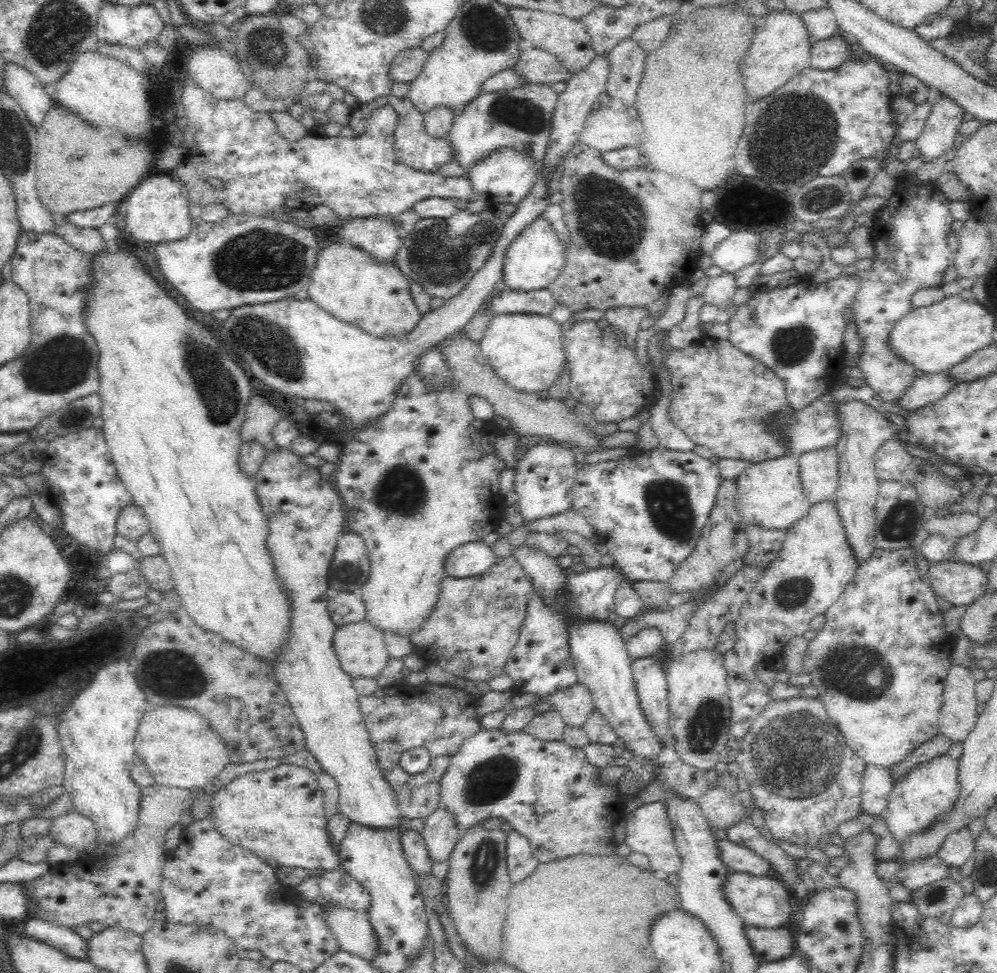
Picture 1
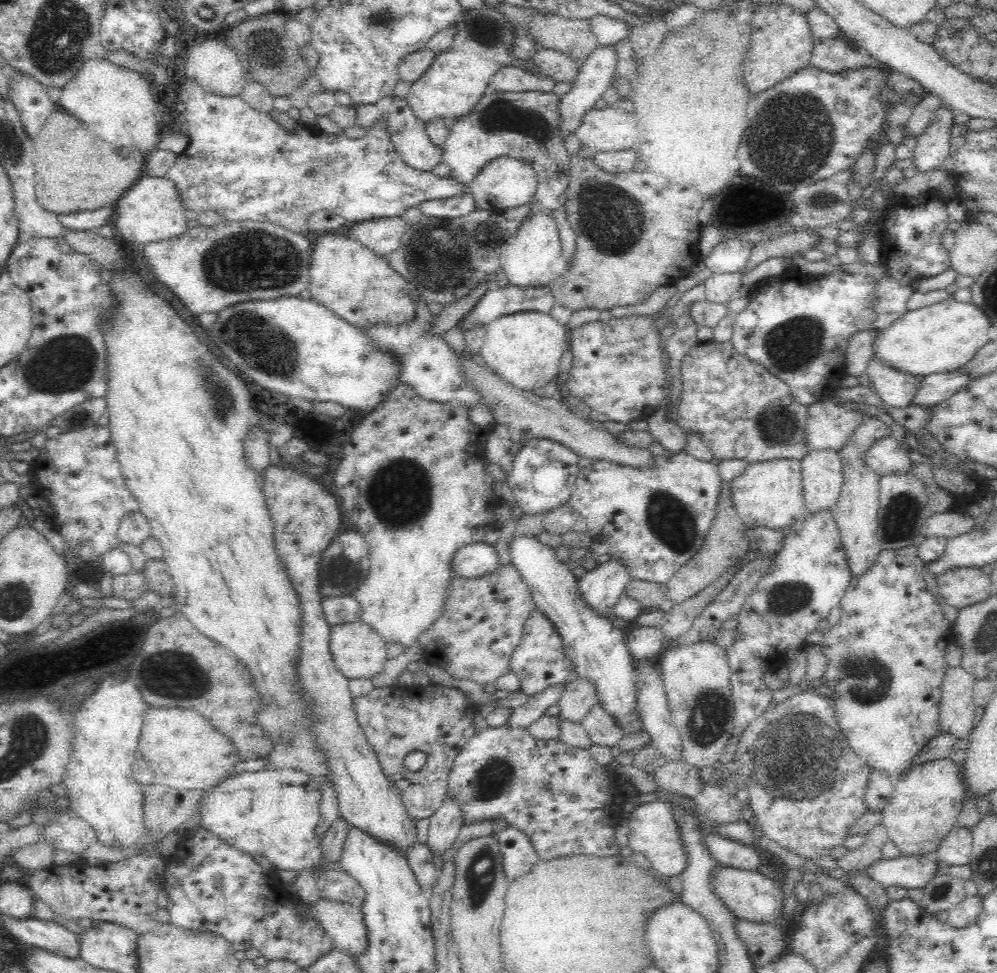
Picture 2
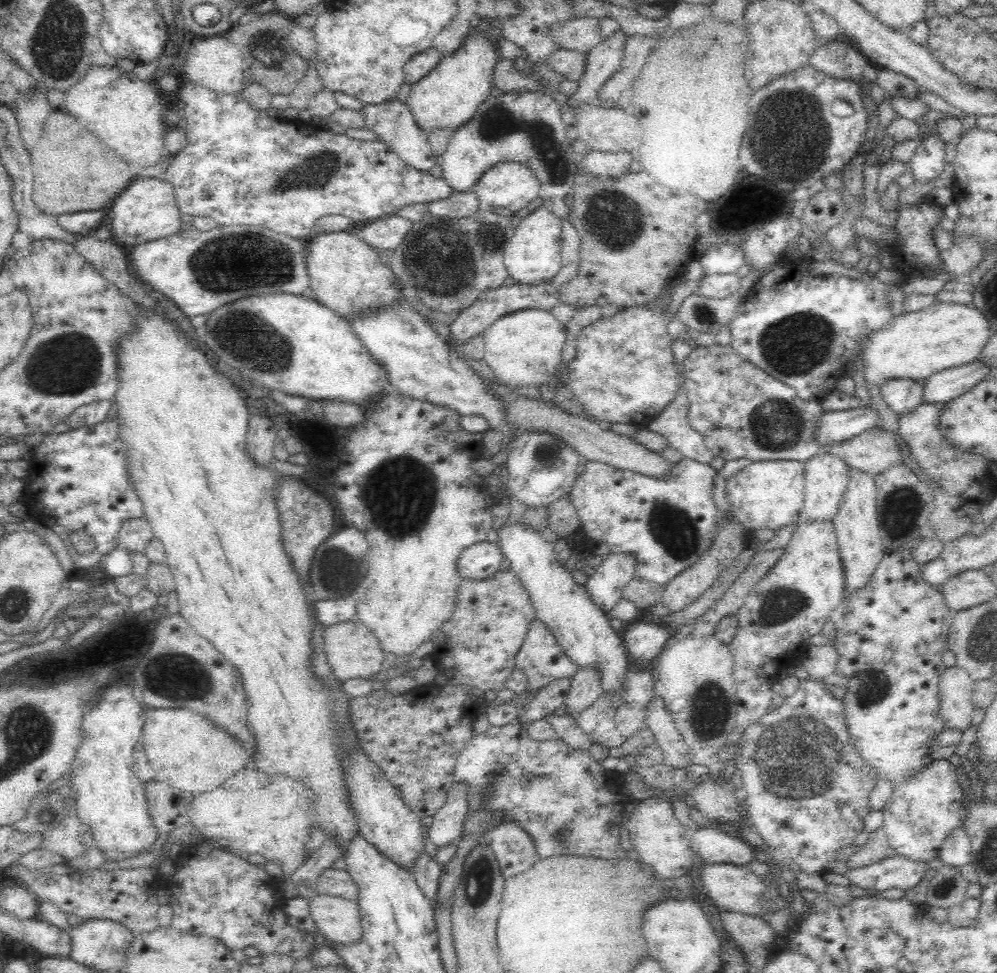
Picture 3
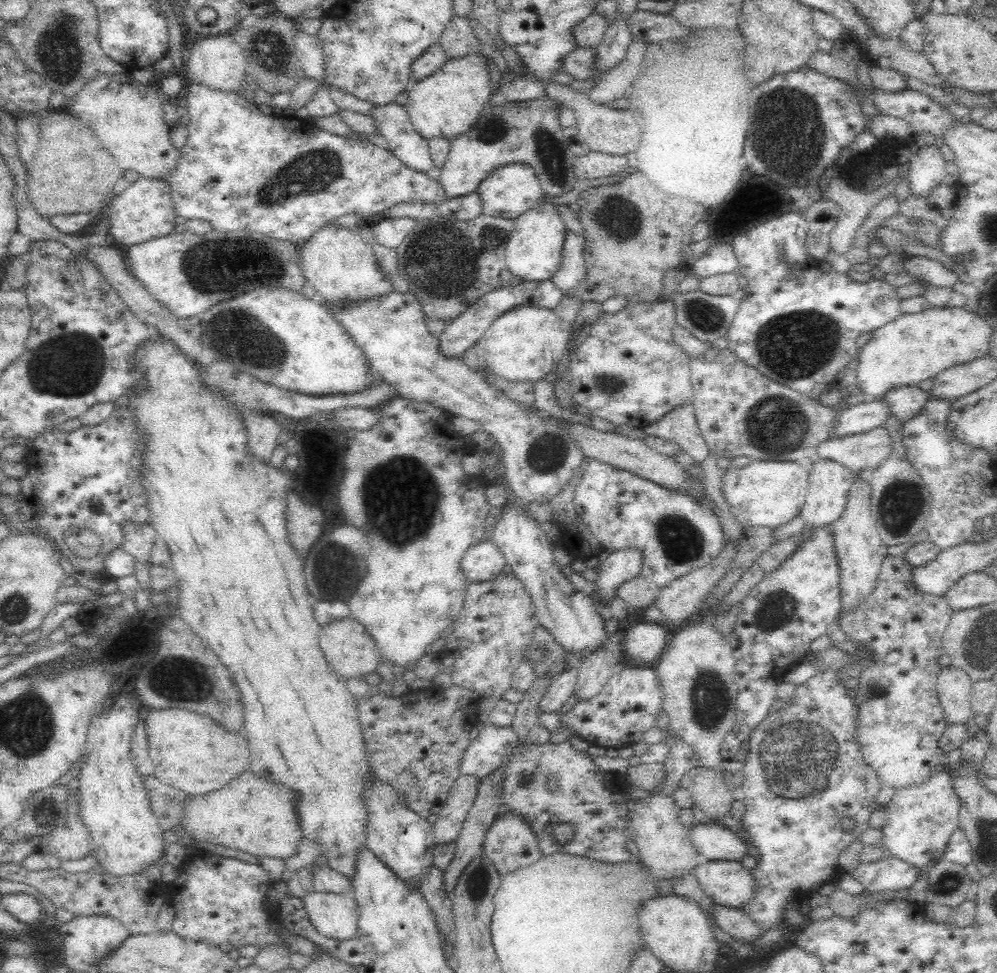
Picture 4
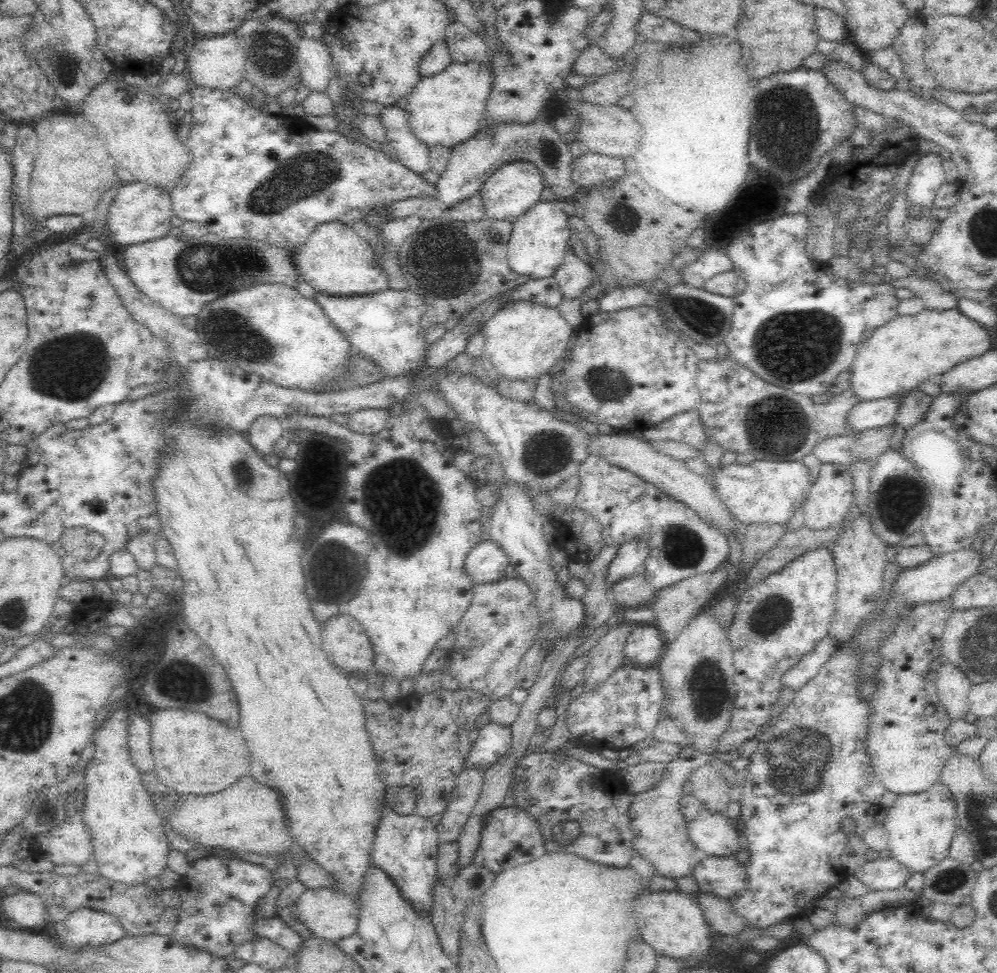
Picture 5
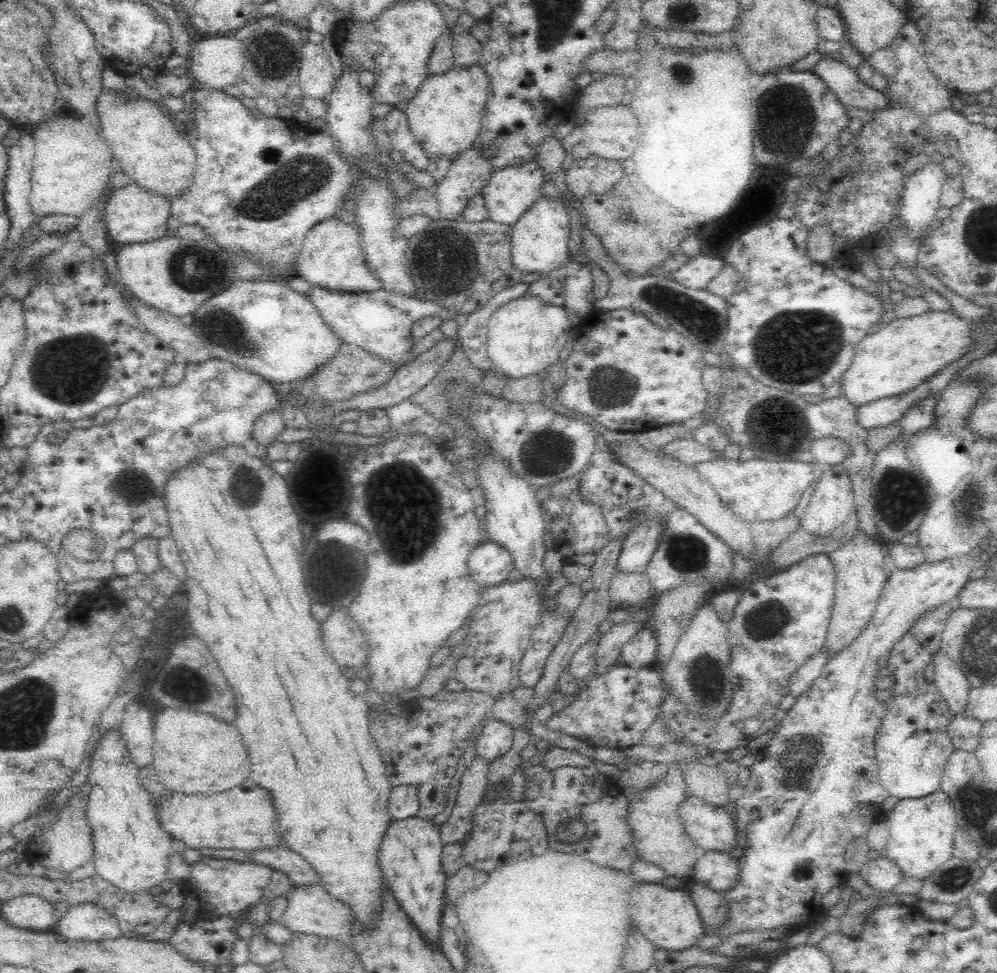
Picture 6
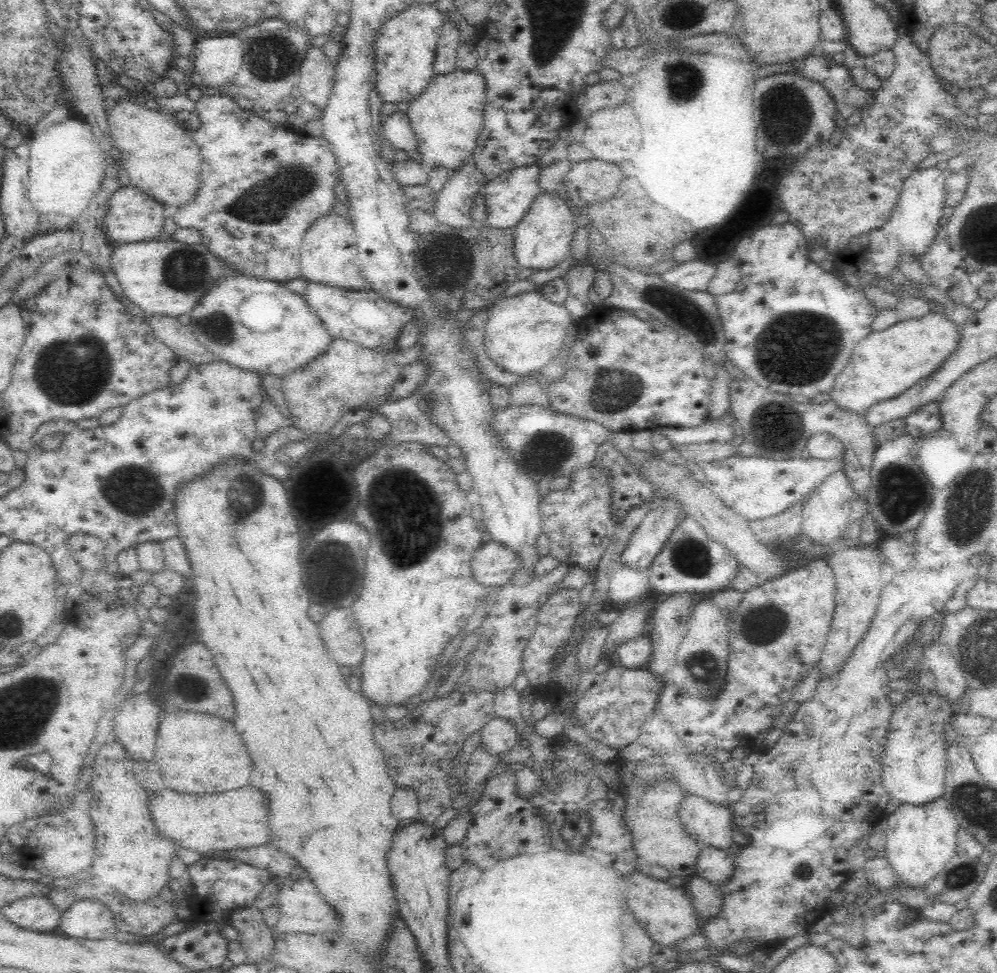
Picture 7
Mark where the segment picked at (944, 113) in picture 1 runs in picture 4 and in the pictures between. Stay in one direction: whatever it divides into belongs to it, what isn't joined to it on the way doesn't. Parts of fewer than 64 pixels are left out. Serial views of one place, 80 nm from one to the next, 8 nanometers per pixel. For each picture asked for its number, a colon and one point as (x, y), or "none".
2: (932, 148)
3: (927, 163)
4: (926, 170)

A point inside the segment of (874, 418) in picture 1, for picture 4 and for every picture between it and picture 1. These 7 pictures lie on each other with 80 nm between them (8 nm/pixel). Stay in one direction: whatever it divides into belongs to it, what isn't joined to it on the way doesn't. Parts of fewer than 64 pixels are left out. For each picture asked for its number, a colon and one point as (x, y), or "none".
2: (856, 513)
3: (860, 547)
4: (860, 552)

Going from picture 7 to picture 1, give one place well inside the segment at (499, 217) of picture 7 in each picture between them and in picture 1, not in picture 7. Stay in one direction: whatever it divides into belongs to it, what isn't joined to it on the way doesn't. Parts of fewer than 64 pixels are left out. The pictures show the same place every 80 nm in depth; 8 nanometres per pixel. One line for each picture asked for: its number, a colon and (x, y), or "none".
1: (506, 176)
2: (506, 182)
3: (505, 189)
4: (508, 191)
5: (512, 189)
6: (510, 192)

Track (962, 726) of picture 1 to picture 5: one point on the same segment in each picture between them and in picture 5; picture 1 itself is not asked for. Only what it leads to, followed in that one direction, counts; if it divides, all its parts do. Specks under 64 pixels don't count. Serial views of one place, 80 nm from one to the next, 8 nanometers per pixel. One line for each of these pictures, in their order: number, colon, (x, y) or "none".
2: (956, 711)
3: (955, 685)
4: (953, 685)
5: (953, 686)

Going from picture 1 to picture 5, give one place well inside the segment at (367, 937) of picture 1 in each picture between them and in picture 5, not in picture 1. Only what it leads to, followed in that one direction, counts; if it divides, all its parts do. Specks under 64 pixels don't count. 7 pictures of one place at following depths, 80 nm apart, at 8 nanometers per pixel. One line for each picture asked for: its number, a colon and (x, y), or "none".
2: (343, 922)
3: (337, 919)
4: (335, 916)
5: (326, 914)

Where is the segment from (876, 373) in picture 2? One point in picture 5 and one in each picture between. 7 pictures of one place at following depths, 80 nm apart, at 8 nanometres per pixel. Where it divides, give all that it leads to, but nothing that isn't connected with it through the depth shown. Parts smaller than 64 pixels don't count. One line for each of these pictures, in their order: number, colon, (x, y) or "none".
3: (901, 395)
4: (905, 402)
5: (913, 405)

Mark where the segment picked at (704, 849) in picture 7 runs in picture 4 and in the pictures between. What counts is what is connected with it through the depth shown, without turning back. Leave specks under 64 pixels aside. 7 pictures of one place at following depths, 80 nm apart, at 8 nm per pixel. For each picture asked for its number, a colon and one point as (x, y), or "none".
4: (727, 882)
5: (723, 876)
6: (717, 870)

